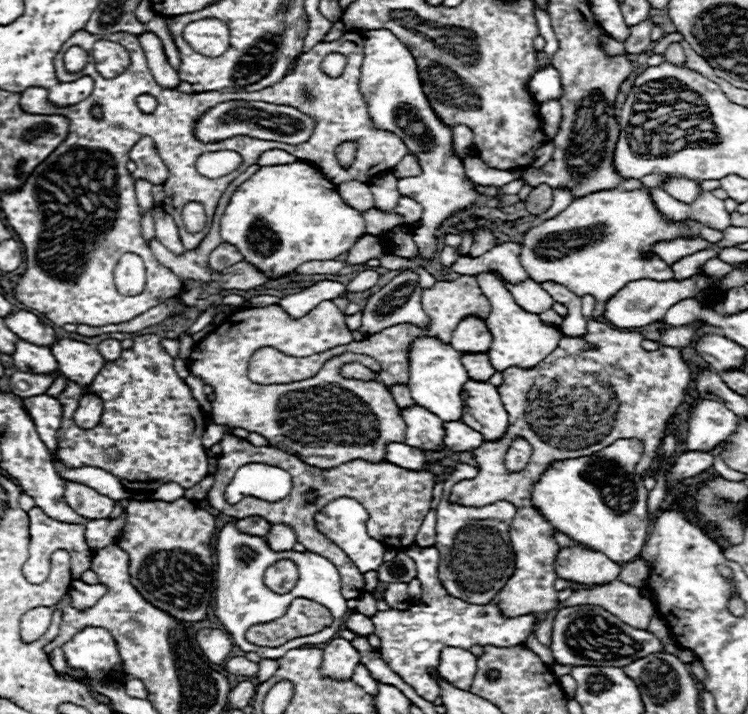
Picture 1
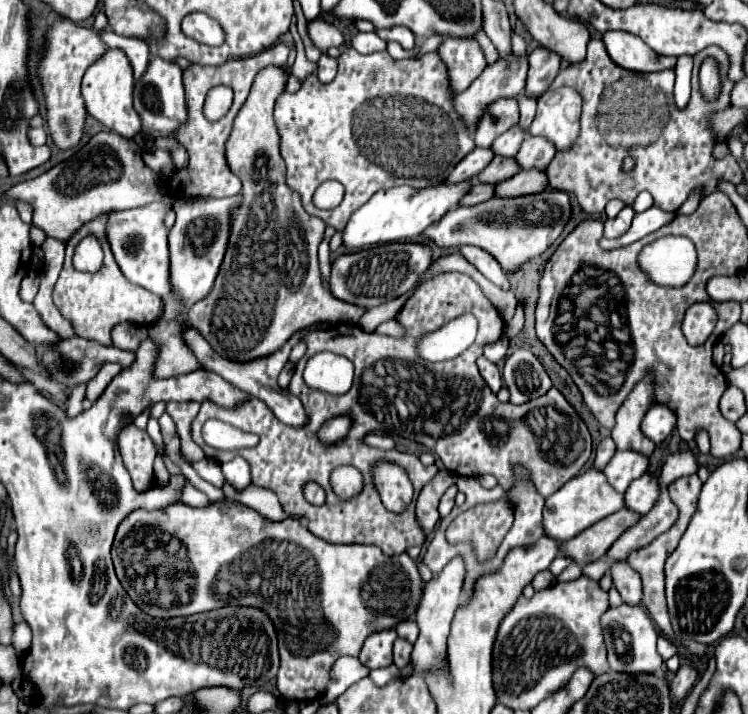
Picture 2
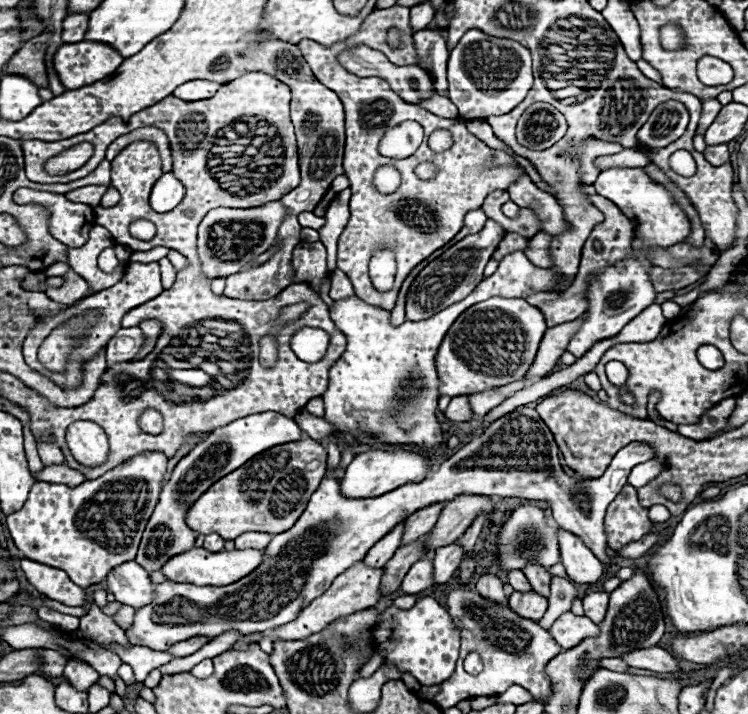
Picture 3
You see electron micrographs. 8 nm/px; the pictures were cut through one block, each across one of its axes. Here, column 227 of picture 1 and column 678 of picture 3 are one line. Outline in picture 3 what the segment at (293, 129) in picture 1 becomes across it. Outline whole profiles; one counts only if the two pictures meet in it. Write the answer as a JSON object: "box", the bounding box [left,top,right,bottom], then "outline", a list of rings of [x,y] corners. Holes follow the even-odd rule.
{"box":[636,100,688,150],"outline":[[[676,100],[660,104],[648,118],[648,122],[638,130],[636,138],[642,146],[656,150],[666,144],[676,142],[688,126],[688,110]]]}

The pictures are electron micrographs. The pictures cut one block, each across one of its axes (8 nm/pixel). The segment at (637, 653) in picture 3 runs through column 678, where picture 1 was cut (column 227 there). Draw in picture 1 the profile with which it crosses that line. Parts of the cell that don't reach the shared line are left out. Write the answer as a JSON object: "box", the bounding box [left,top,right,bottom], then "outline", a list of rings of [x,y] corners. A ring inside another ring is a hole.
{"box":[226,656,258,678],"outline":[[[238,656],[238,658],[230,658],[228,660],[228,666],[226,670],[234,676],[246,676],[246,678],[254,678],[258,674],[258,664],[256,662],[250,662],[246,660],[244,656]]]}

